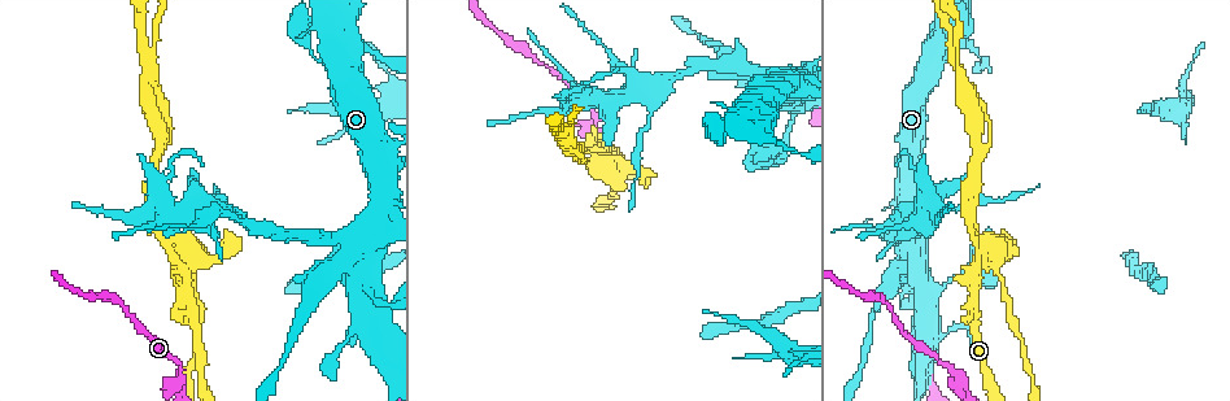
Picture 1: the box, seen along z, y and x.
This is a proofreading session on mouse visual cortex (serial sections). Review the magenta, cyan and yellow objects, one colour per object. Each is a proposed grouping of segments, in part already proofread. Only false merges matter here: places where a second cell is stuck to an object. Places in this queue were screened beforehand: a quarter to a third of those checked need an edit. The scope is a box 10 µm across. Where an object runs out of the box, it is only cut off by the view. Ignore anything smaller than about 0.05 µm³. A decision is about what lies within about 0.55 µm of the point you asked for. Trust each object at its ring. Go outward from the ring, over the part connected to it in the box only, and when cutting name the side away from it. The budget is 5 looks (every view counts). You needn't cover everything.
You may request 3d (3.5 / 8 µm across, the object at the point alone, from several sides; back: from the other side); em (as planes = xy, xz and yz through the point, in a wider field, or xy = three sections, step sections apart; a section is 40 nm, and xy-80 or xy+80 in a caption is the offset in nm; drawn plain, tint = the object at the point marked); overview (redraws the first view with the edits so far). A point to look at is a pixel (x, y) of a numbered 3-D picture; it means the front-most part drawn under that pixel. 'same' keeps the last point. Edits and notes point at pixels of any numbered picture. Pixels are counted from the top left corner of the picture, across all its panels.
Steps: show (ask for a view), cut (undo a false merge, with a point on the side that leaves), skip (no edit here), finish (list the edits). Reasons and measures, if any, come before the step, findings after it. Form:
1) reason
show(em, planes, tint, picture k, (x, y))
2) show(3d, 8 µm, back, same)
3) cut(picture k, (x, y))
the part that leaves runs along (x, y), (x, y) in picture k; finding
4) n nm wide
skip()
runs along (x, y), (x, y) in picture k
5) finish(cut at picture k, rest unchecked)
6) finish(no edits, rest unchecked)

narrows sharply
show(3d, 3.5 µm, back, picture 1, (132, 316))

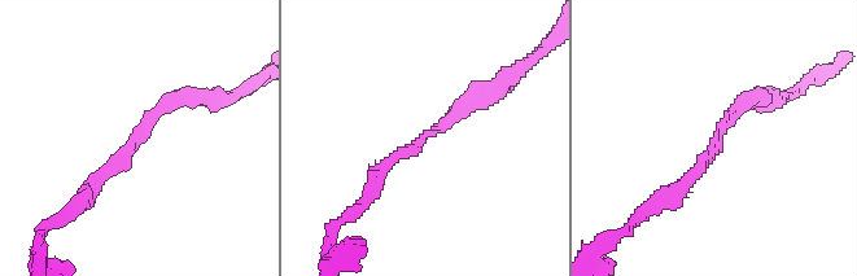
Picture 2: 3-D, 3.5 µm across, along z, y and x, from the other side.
shape alone is not enough
show(em, xy, step 2, tint, picture 2, (138, 136))

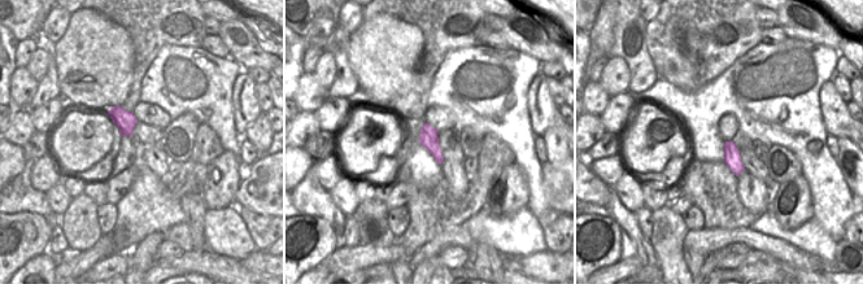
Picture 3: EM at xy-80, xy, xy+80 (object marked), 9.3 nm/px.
skip()
one cell here

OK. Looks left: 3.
branch point
show(3d, 8 µm, picture 1, (960, 70))

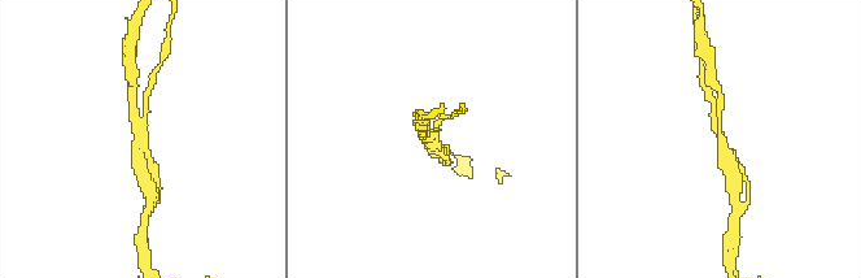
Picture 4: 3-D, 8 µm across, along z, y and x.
closer look
show(3d, 3.5 µm, same)

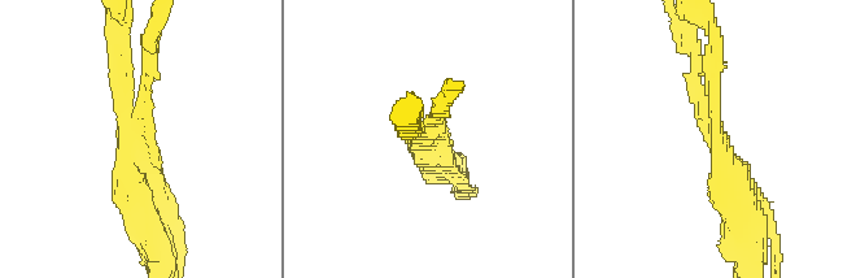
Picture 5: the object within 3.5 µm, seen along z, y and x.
3 arms; arms of 150, 200, 400 nm
show(em, xy, step 1, tint, picture 5, (720, 133))

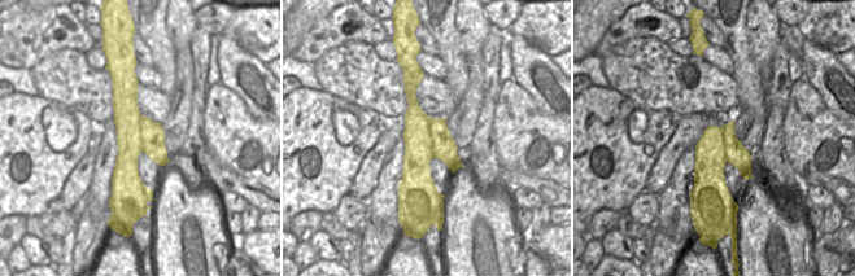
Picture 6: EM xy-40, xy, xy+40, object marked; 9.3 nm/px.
cut(picture 5, (686, 50))
a second cell is stuck on

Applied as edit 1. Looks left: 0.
finish(cut at picture 5, rest unchecked)

